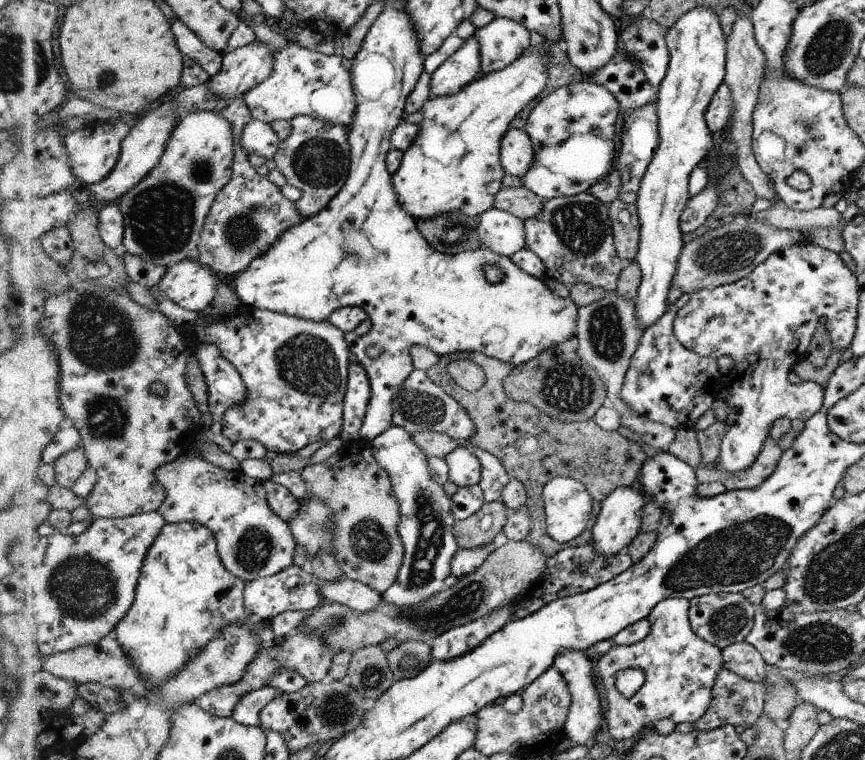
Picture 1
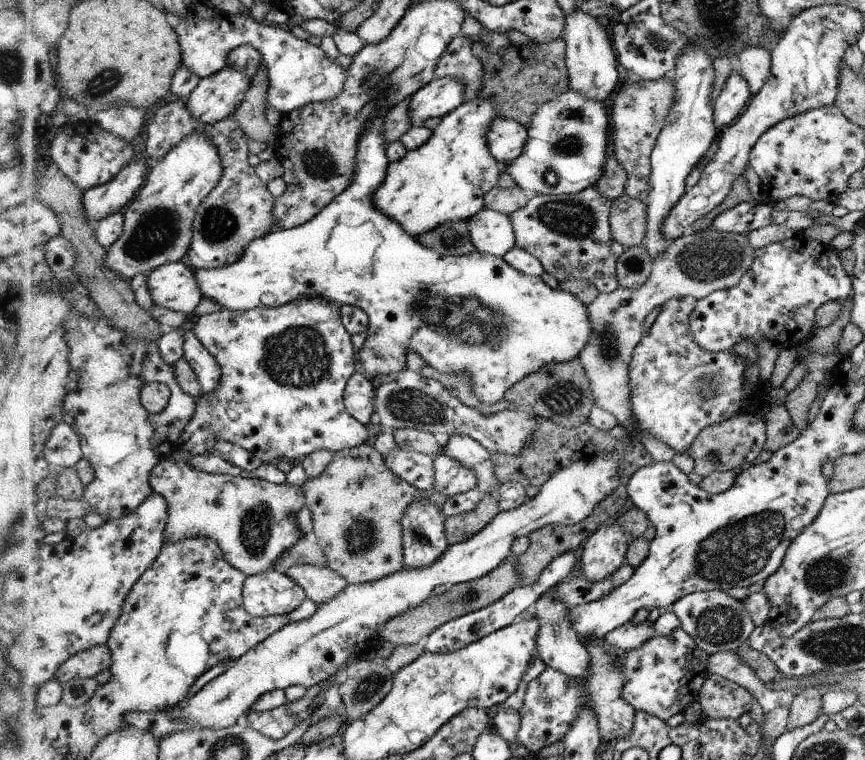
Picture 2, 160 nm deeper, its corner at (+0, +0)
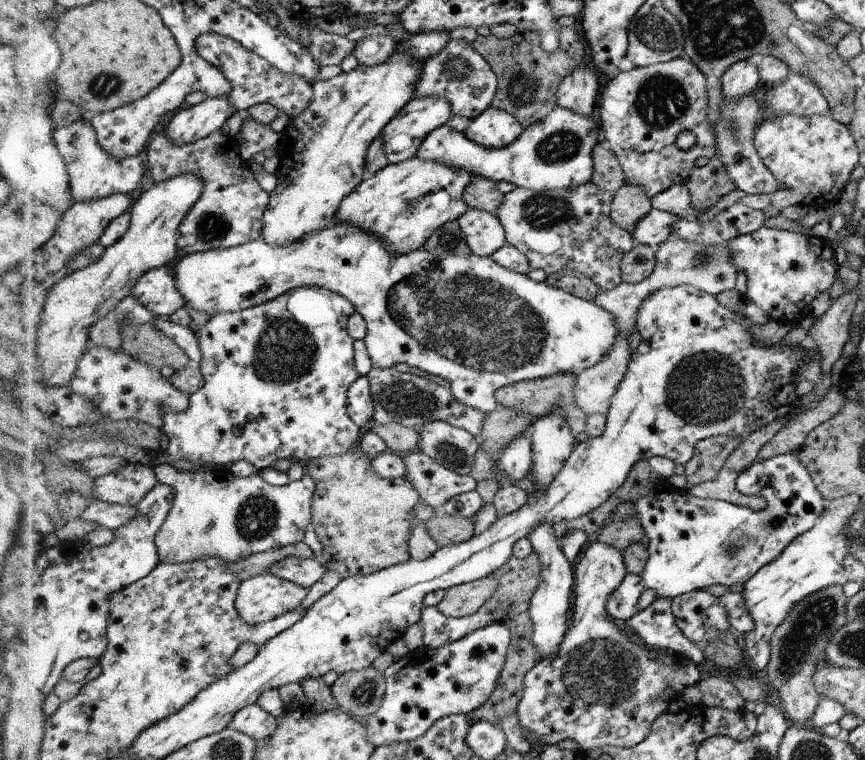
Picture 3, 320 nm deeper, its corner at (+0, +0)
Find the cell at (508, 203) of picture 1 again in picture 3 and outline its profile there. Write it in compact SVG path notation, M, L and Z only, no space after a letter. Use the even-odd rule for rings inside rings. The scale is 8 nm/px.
M478 176L472 184L468 184L462 199L469 209L495 213L504 200L504 194L496 188L496 182Z

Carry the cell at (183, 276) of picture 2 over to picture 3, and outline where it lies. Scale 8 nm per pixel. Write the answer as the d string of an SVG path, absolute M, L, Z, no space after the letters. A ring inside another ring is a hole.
M173 266L147 272L133 290L133 295L159 317L171 317L182 307L188 307L179 291L178 277Z

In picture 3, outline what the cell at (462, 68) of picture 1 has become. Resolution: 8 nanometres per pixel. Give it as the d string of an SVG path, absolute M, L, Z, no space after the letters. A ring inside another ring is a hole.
M422 97L410 100L407 106L383 128L381 134L383 149L390 164L401 163L416 157L418 147L426 138L426 135L430 134L435 128L446 124L448 118L452 115L453 112L448 100L436 97Z

